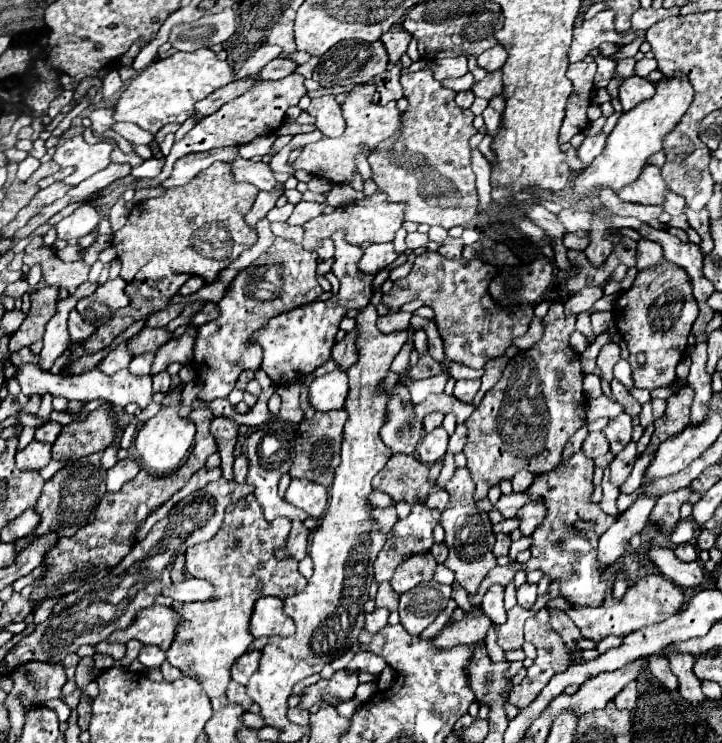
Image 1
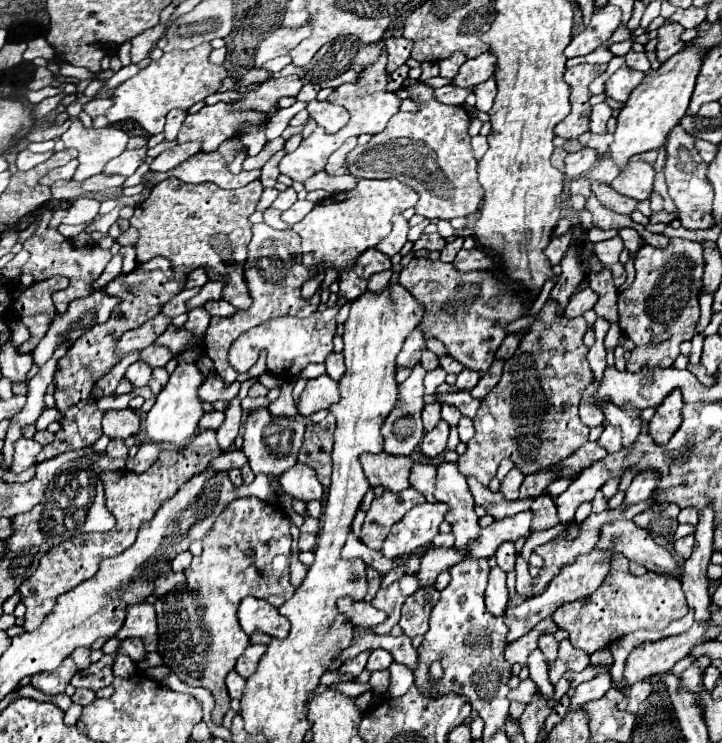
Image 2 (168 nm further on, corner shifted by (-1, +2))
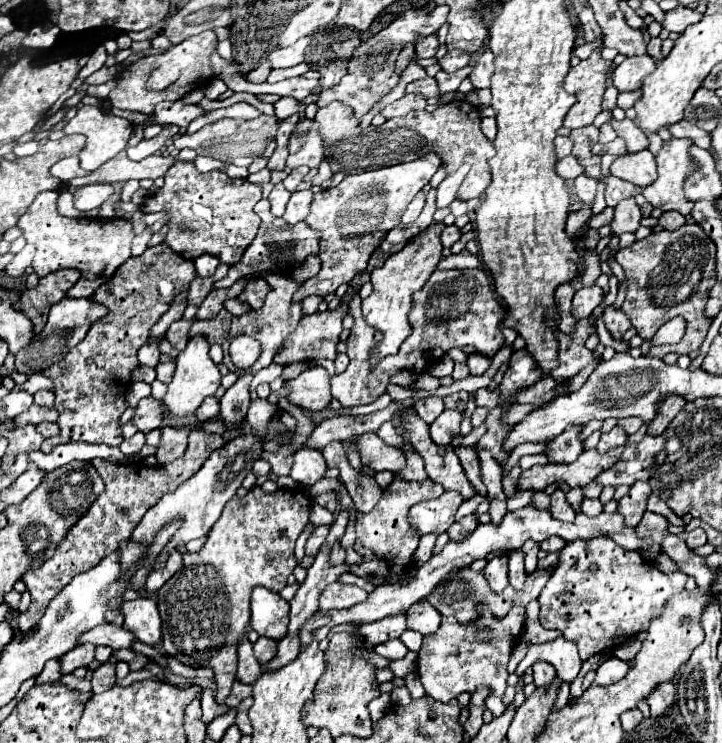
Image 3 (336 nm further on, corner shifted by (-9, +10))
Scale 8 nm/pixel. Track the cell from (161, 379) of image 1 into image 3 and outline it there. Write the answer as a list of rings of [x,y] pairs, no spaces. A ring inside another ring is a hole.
[[[175,362],[159,364],[159,366],[155,368],[155,372],[157,372],[157,380],[161,380],[161,382],[169,384],[169,382],[171,382],[171,378],[173,378],[173,372],[175,372]]]

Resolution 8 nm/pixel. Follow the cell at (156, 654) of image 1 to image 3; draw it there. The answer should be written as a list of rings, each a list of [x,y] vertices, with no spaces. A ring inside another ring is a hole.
[[[101,624],[95,626],[93,630],[85,632],[79,642],[91,642],[91,644],[105,644],[115,648],[133,648],[133,644],[137,642],[137,638],[133,636],[133,632],[125,630],[123,626],[117,624]]]

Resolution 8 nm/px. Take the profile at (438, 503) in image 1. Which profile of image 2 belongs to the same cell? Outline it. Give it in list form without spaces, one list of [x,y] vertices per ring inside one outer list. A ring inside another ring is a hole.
[[[415,462],[411,468],[411,476],[409,482],[415,490],[419,490],[427,502],[435,502],[433,498],[433,486],[435,486],[435,466],[433,464],[423,464],[423,462]]]

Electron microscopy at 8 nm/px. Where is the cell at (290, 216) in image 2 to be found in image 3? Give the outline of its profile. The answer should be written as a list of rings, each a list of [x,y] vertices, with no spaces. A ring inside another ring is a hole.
[[[311,190],[293,192],[291,200],[287,202],[287,210],[285,210],[285,214],[283,214],[283,220],[289,222],[289,224],[301,222],[301,220],[309,214],[311,202],[313,202],[313,192],[311,192]]]

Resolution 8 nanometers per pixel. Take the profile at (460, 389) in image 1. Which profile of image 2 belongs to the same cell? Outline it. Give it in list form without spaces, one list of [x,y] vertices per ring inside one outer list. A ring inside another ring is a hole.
[[[465,368],[465,370],[457,376],[457,388],[459,388],[459,390],[473,390],[475,384],[479,382],[479,378],[481,378],[479,372]]]

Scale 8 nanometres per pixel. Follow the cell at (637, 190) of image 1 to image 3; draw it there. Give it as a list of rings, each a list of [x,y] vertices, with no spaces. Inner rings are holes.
[[[641,150],[637,154],[625,154],[621,158],[615,158],[615,162],[611,164],[611,174],[639,188],[645,188],[657,180],[655,156],[649,150]]]

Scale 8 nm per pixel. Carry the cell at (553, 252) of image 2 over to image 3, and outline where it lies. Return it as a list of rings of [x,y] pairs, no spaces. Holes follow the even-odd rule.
[[[585,205],[579,212],[571,212],[569,214],[569,220],[567,220],[567,226],[565,226],[569,236],[577,236],[585,228],[587,220],[591,218],[591,210],[591,206]]]

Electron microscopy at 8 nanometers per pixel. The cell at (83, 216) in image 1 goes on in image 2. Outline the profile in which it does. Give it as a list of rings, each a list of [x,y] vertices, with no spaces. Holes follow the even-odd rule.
[[[77,198],[73,200],[71,208],[67,210],[67,216],[63,224],[85,224],[91,222],[99,212],[99,200],[97,198]]]

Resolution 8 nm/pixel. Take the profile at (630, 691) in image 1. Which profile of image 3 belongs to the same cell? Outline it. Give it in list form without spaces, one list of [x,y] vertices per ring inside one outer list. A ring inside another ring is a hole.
[[[663,682],[661,686],[657,686],[657,690],[653,690],[653,694],[649,694],[647,704],[651,708],[651,716],[663,716],[669,712],[669,708],[675,702],[675,686],[671,682]]]

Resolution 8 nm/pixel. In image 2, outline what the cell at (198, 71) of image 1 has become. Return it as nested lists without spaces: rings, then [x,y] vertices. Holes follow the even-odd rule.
[[[199,44],[197,48],[193,50],[173,50],[171,54],[163,54],[161,60],[155,60],[151,62],[147,68],[139,70],[139,74],[135,74],[133,78],[129,78],[127,82],[119,84],[115,88],[115,94],[113,94],[113,106],[105,112],[105,118],[115,124],[115,122],[121,122],[121,120],[133,120],[137,124],[141,124],[145,128],[147,134],[159,134],[163,132],[163,126],[165,126],[165,116],[169,110],[173,108],[191,108],[193,104],[205,100],[209,94],[215,94],[221,86],[221,80],[229,76],[229,72],[223,68],[223,66],[217,66],[217,64],[211,64],[207,58],[209,58],[209,52],[211,52],[211,44]]]

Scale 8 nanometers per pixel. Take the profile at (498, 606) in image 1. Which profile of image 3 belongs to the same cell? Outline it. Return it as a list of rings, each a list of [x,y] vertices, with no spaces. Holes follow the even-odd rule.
[[[495,556],[493,560],[487,562],[487,566],[483,568],[485,578],[489,580],[489,586],[493,592],[503,592],[505,586],[509,584],[507,578],[507,556]]]

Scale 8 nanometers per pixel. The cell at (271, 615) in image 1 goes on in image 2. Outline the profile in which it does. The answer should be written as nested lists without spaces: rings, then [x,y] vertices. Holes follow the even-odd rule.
[[[247,596],[239,606],[239,624],[245,634],[261,630],[271,638],[287,638],[289,620],[279,614],[275,606],[269,606],[265,600]]]

